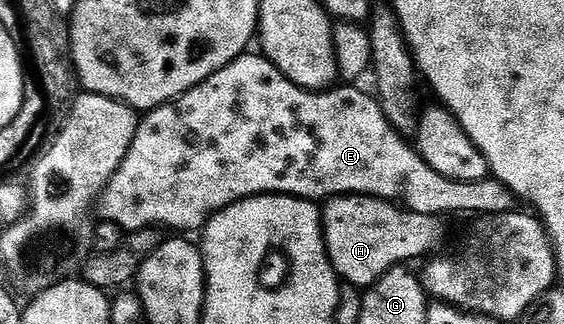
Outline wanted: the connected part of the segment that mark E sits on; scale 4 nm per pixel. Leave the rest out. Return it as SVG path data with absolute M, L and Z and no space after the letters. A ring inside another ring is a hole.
M261 54L250 55L237 56L231 64L224 66L216 74L207 78L205 82L197 84L195 88L178 97L177 100L153 109L141 117L138 132L134 135L134 141L124 158L124 162L118 167L116 174L110 179L109 186L106 187L106 191L100 197L100 212L102 208L103 214L112 223L119 224L122 228L127 228L127 233L130 234L139 232L142 229L149 229L151 226L157 226L162 230L165 230L164 228L179 228L182 231L179 233L190 234L186 232L192 231L193 228L195 230L201 229L214 213L226 208L229 204L234 204L237 200L247 200L249 196L268 196L271 194L299 196L302 200L313 200L315 202L325 202L336 196L376 196L380 200L404 202L405 207L411 212L419 212L425 216L436 216L439 218L445 217L445 212L476 212L475 214L498 216L504 215L506 212L515 211L516 197L514 192L508 190L508 186L504 186L499 180L487 178L465 184L459 180L449 180L440 174L436 174L436 170L432 170L432 166L428 166L428 162L423 160L411 145L410 148L406 145L409 143L390 124L379 101L373 95L370 97L368 93L361 92L358 86L342 86L346 88L334 86L329 90L312 92L308 88L301 88L293 84L265 56ZM182 132L242 132L242 136L290 136L290 144L294 144L294 148L302 148L302 144L306 144L306 156L314 156L314 160L182 160Z

